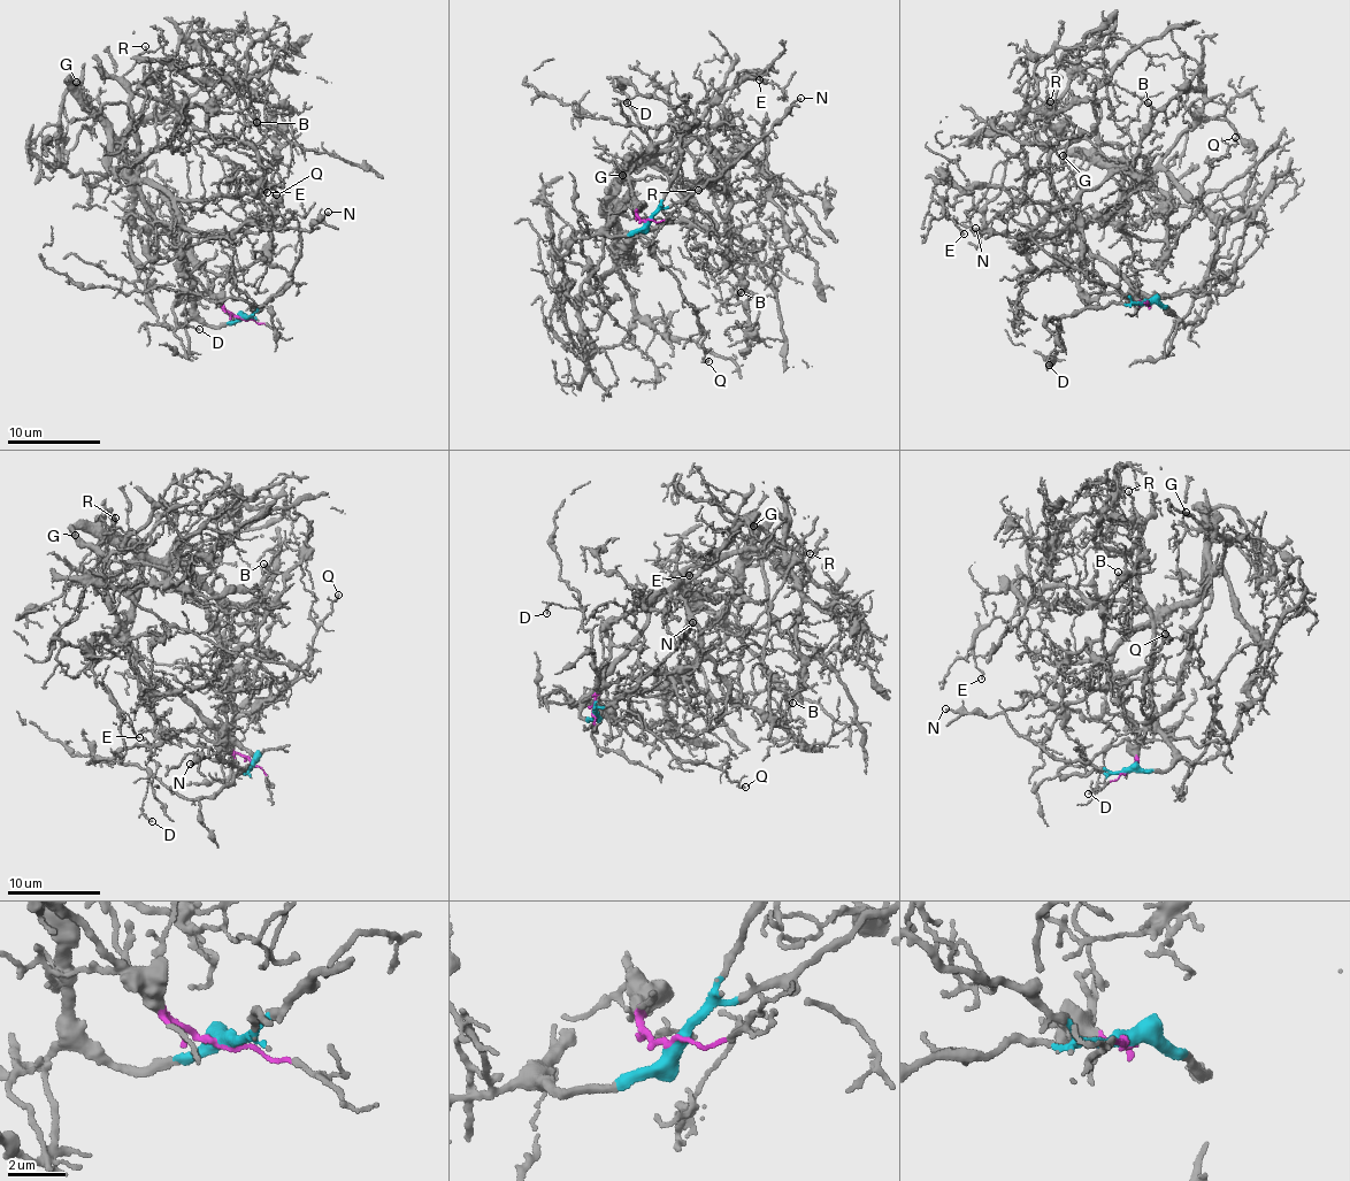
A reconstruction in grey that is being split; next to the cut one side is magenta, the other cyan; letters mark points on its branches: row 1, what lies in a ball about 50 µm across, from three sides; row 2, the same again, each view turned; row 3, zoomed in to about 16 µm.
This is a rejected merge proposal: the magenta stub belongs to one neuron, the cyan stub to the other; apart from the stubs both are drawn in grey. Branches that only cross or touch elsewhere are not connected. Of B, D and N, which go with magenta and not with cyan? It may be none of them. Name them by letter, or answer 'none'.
B

